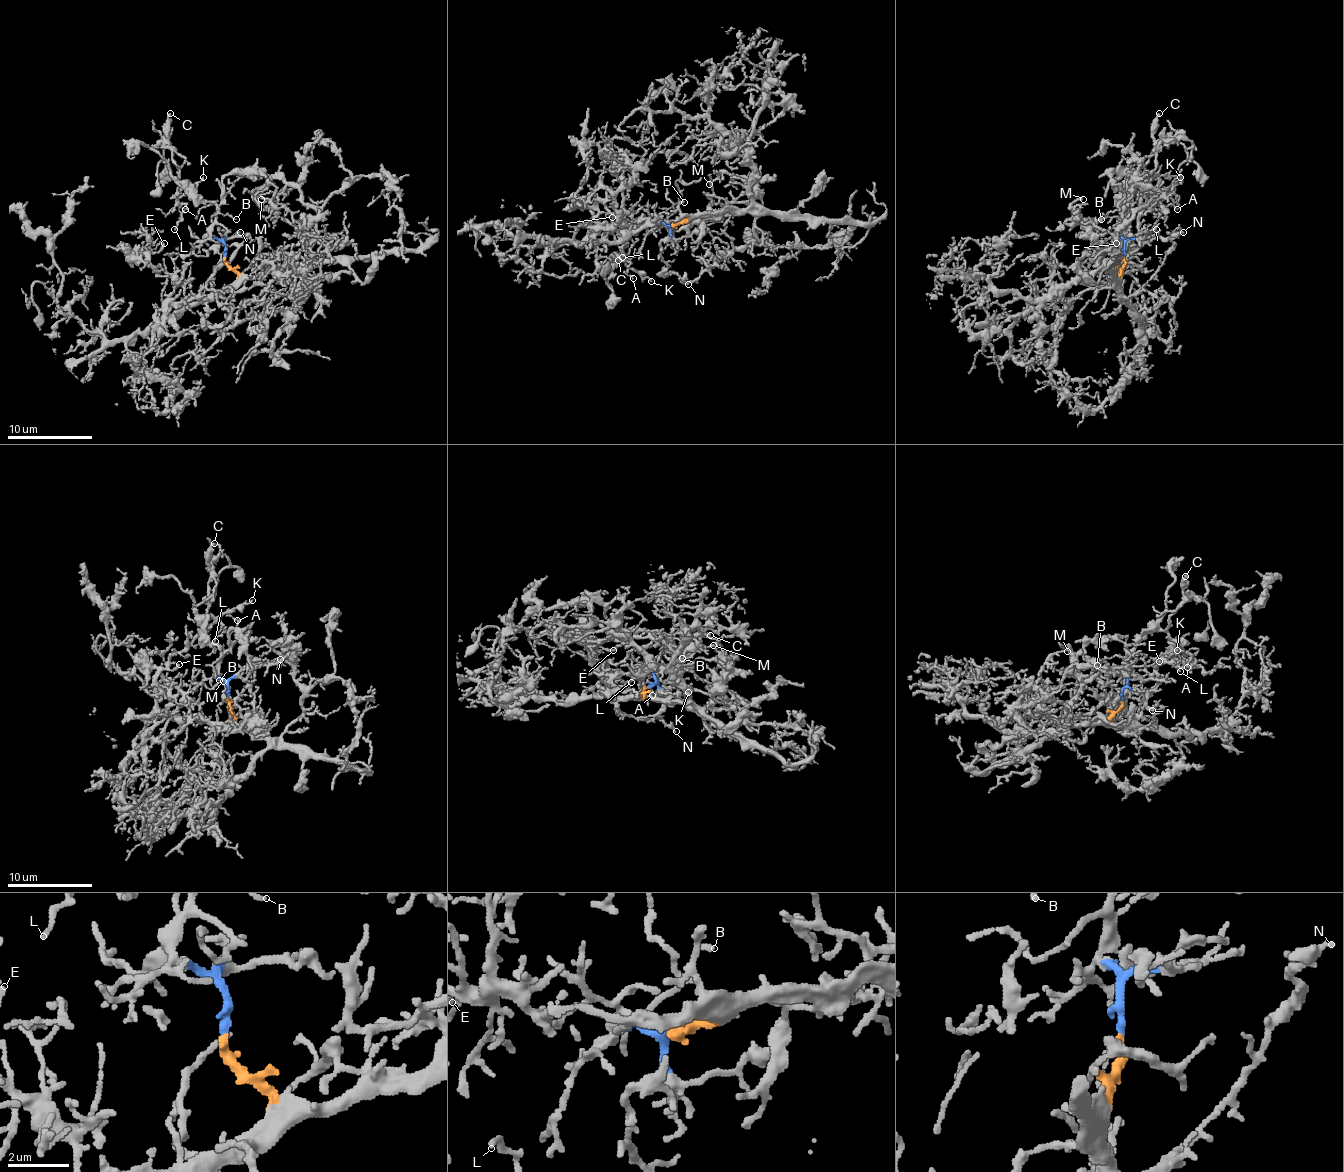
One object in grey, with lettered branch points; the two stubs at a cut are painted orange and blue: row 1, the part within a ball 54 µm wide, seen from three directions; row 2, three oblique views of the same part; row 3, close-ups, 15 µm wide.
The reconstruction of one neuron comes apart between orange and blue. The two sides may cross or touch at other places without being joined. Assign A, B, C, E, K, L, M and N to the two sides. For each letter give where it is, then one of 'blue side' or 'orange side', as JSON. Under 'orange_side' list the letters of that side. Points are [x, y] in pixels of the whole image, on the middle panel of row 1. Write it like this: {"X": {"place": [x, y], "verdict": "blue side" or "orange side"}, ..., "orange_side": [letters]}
{"A": {"place": [633, 278], "verdict": "blue side"}, "B": {"place": [684, 202], "verdict": "blue side"}, "C": {"place": [618, 260], "verdict": "blue side"}, "E": {"place": [612, 217], "verdict": "orange side"}, "K": {"place": [651, 281], "verdict": "blue side"}, "L": {"place": [622, 257], "verdict": "blue side"}, "M": {"place": [709, 184], "verdict": "orange side"}, "N": {"place": [688, 284], "verdict": "orange side"}, "orange_side": ["E", "M", "N"]}

